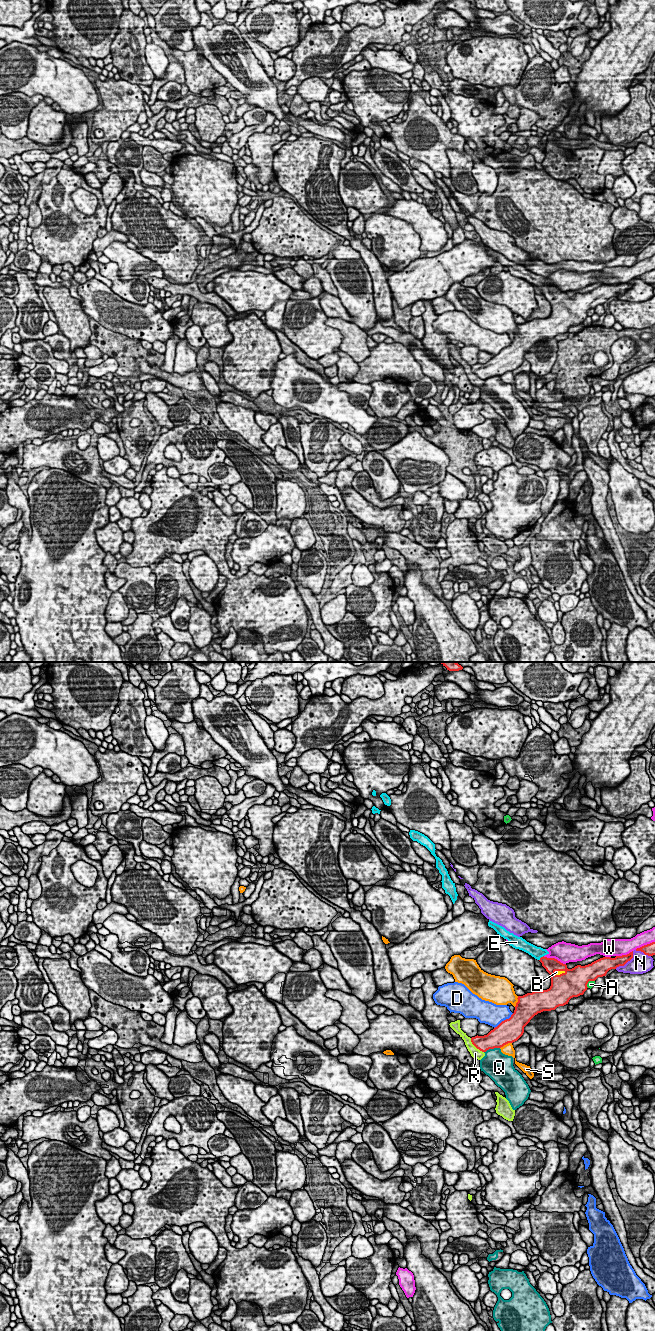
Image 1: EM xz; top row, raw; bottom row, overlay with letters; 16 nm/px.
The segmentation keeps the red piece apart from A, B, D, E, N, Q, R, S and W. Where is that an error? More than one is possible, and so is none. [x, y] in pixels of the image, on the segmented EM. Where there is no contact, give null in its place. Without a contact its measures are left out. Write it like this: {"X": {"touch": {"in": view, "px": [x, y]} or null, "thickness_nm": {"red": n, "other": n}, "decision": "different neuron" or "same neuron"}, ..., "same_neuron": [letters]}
{"A": {"touch": {"in": "xz", "px": [589, 980]}, "thickness_nm": {"red": 420, "other": 100}, "decision": "different neuron"}, "B": {"touch": {"in": "xz", "px": [560, 974]}, "thickness_nm": {"red": 440, "other": 60}, "decision": "same neuron"}, "D": {"touch": {"in": "xz", "px": [504, 1020]}, "thickness_nm": {"red": 380, "other": 340}, "decision": "different neuron"}, "E": {"touch": {"in": "xz", "px": [540, 958]}, "thickness_nm": {"red": 240, "other": 190}, "decision": "same neuron"}, "N": {"touch": {"in": "xz", "px": [626, 962]}, "thickness_nm": {"red": 190, "other": 320}, "decision": "different neuron"}, "Q": {"touch": {"in": "xz", "px": [491, 1048]}, "thickness_nm": {"red": 320, "other": 400}, "decision": "different neuron"}, "R": {"touch": {"in": "xz", "px": [475, 1046]}, "thickness_nm": {"red": 240, "other": 160}, "decision": "different neuron"}, "S": {"touch": {"in": "xz", "px": [505, 1044]}, "thickness_nm": {"red": 380, "other": 170}, "decision": "different neuron"}, "W": {"touch": {"in": "xz", "px": [554, 958]}, "thickness_nm": {"red": 240, "other": 320}, "decision": "different neuron"}, "same_neuron": ["B", "E"]}

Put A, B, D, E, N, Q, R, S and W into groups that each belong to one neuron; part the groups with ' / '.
A / B E / D / N / Q / R / S / W

